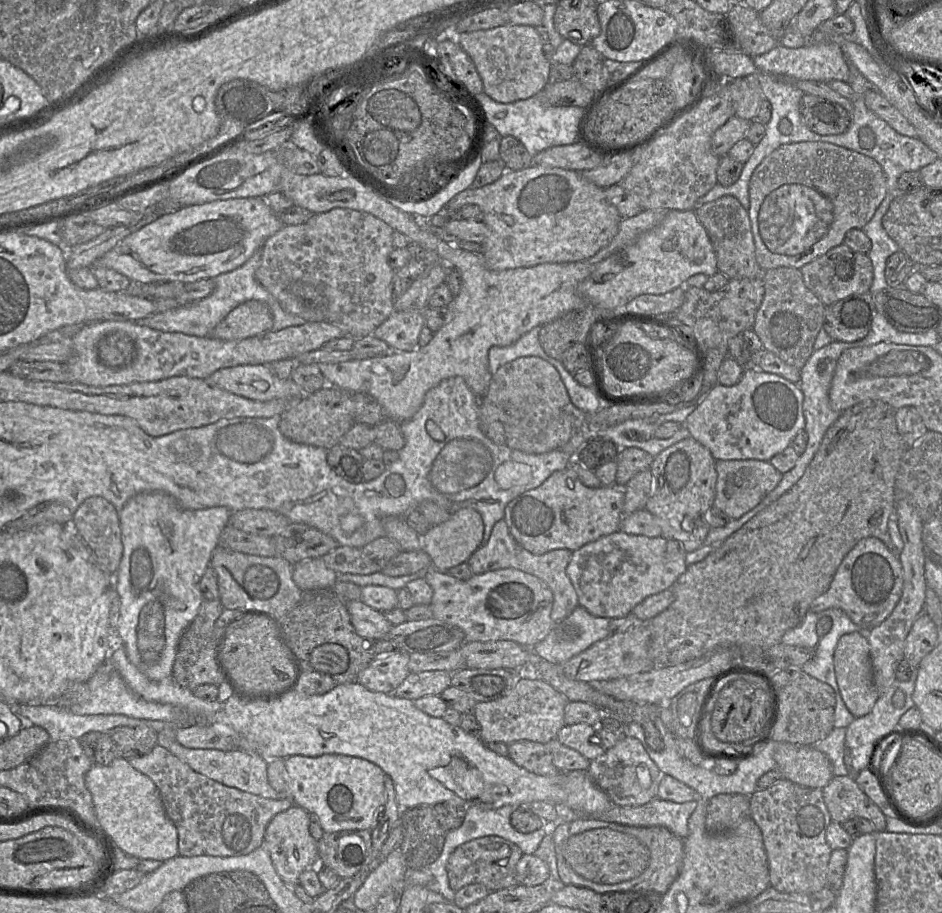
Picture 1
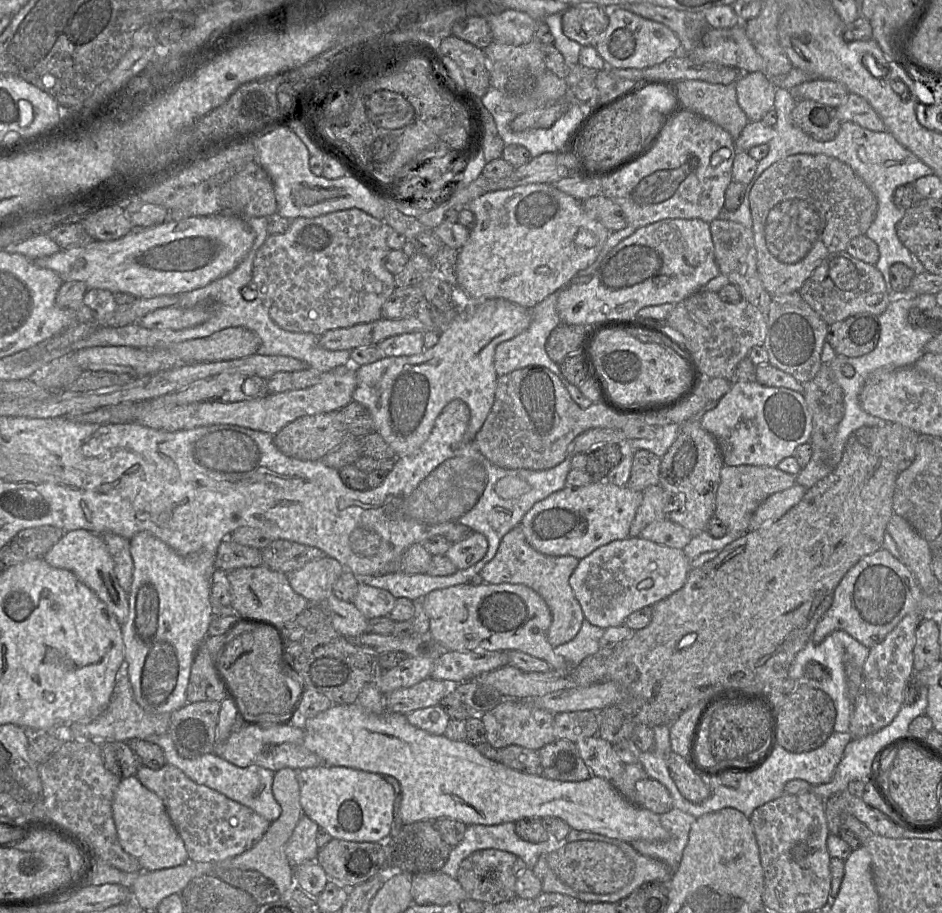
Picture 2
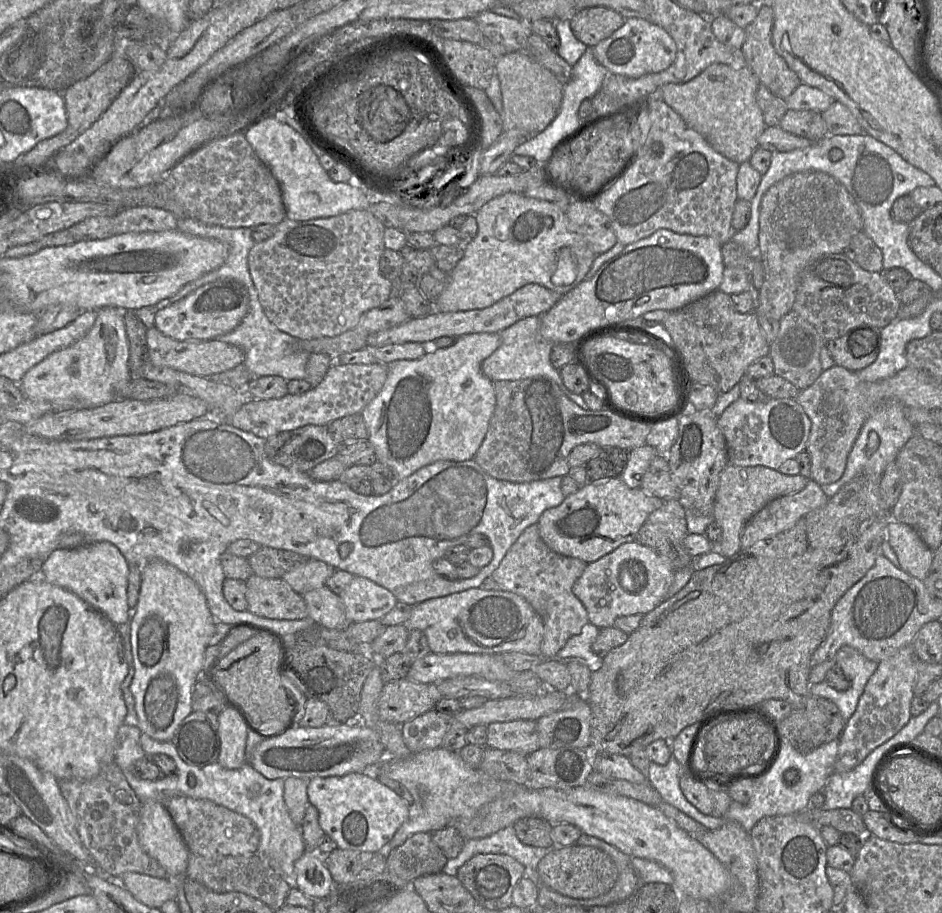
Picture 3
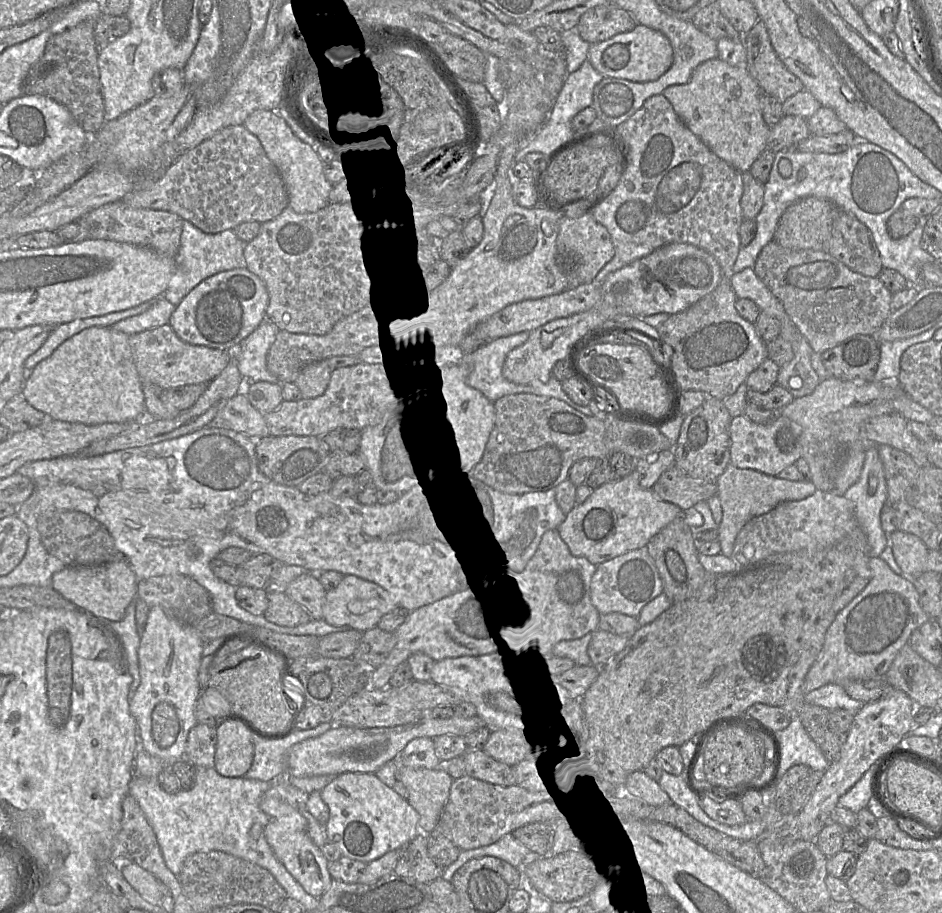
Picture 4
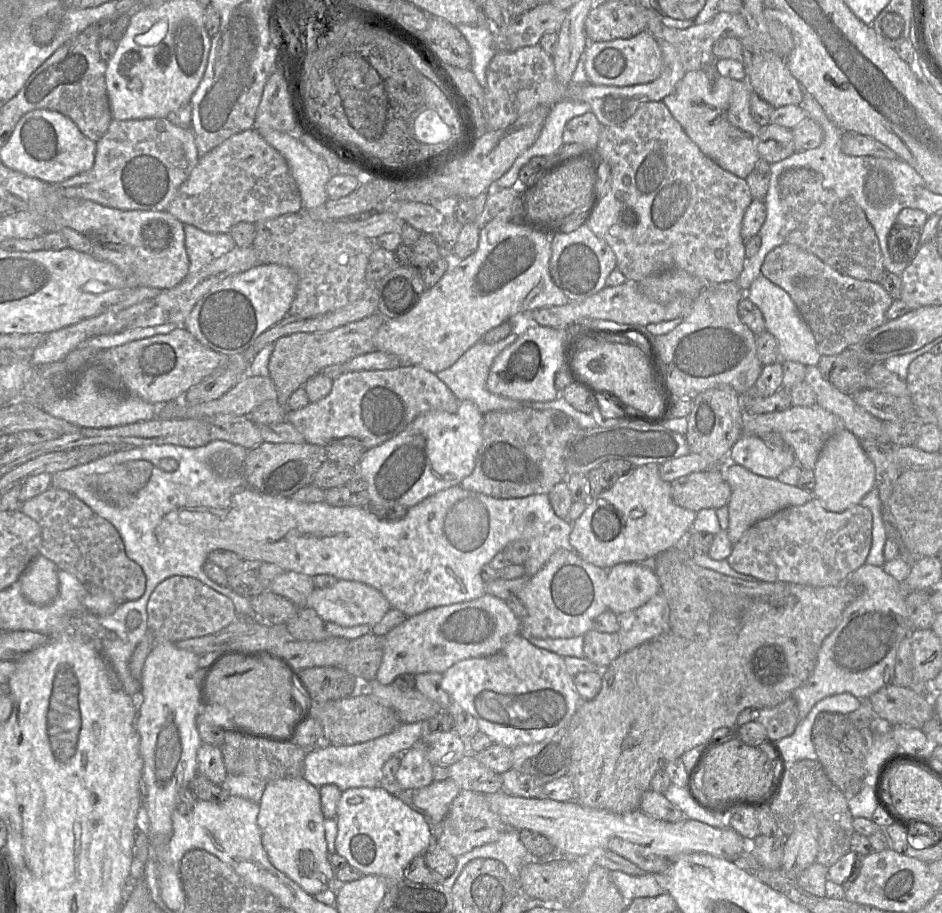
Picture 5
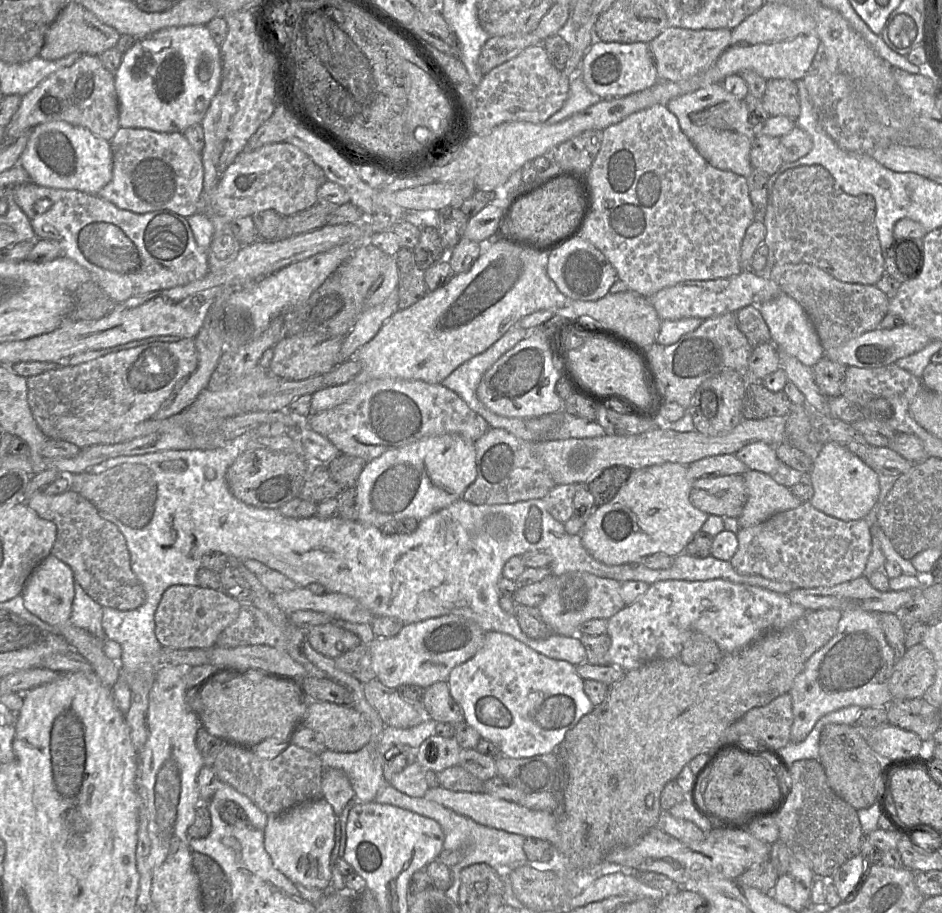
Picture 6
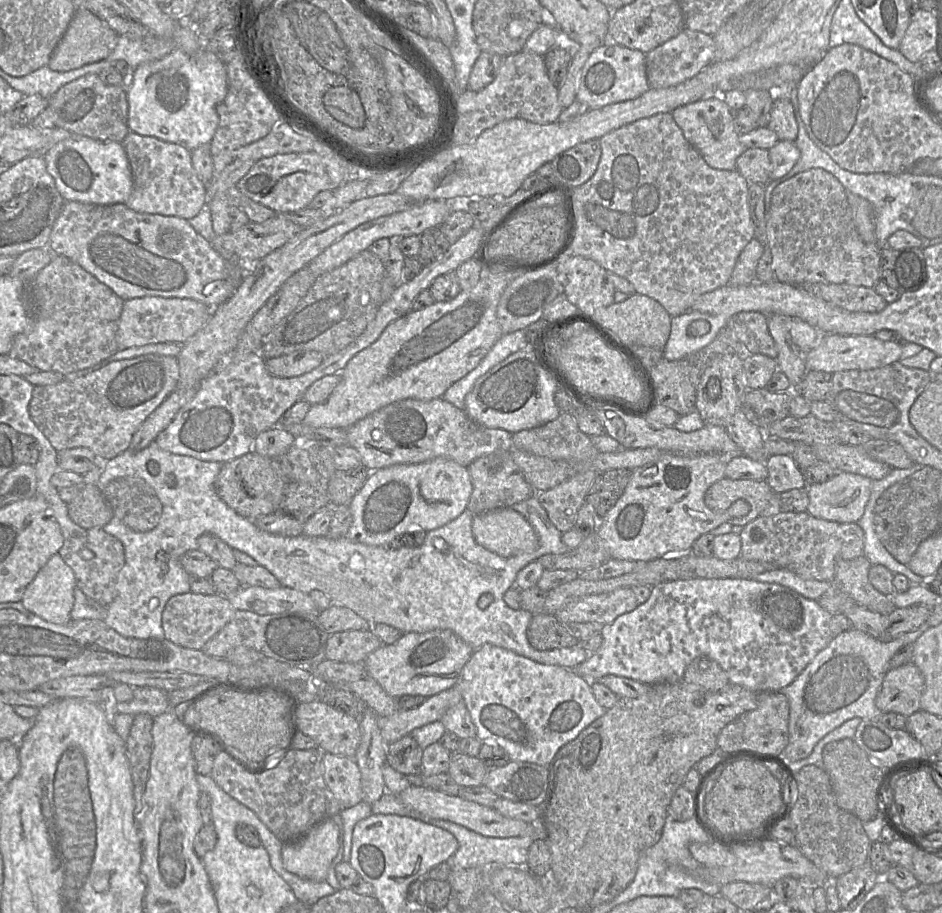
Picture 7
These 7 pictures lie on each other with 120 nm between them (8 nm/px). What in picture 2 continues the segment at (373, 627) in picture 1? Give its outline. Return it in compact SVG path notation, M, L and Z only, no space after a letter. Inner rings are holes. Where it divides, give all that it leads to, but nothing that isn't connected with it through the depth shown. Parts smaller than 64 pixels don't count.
M330 595L323 602L334 628L345 637L355 637L368 631L369 620L349 601Z

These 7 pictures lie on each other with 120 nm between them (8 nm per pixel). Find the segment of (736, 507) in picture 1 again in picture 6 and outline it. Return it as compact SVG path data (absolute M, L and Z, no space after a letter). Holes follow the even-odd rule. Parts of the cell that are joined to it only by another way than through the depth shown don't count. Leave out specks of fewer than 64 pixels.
M749 469L743 474L743 479L748 496L737 518L740 528L757 525L776 513L802 504L788 487L778 484L769 474Z

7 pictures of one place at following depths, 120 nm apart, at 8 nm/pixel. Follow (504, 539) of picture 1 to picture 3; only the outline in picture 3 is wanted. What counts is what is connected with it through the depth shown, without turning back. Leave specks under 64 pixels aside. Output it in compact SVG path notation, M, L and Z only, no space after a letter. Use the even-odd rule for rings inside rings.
M537 524L528 526L508 549L491 577L499 590L513 592L524 598L541 617L544 635L540 655L555 658L569 638L578 635L589 622L583 603L573 593L573 585L588 563L551 550L540 536Z

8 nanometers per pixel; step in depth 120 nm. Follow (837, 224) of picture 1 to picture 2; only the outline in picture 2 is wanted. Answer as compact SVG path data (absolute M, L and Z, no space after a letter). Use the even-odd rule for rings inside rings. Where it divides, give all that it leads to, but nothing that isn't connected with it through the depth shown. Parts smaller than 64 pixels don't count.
M795 154L773 163L758 177L751 187L749 192L749 203L752 215L752 230L755 241L758 273L764 288L771 297L798 292L803 283L811 276L823 259L832 253L845 251L851 239L866 233L876 216L878 208L876 196L854 173L851 167L837 158L824 154Z

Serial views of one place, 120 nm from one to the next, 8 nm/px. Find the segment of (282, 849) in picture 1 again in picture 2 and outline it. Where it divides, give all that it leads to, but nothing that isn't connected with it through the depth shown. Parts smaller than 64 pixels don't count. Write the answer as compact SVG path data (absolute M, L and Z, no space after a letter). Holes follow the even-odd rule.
M303 814L299 819L285 849L287 859L294 869L317 860L318 829L319 825L308 816Z

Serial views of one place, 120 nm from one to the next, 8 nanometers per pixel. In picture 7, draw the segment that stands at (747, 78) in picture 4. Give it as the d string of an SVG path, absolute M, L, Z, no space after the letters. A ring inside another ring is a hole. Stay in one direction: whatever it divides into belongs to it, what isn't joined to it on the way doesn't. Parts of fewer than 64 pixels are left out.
M721 94L709 95L696 102L678 107L671 113L686 140L711 168L736 170L737 159L746 147L740 142L740 133L734 122L734 112L728 107Z

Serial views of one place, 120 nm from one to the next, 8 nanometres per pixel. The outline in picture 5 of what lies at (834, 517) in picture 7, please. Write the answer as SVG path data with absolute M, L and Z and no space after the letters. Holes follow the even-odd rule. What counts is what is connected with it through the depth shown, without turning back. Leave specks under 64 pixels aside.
M844 429L831 437L822 448L814 467L814 498L819 499L823 507L831 512L843 512L851 505L860 504L862 498L875 487L875 466L863 450L860 440L850 431Z

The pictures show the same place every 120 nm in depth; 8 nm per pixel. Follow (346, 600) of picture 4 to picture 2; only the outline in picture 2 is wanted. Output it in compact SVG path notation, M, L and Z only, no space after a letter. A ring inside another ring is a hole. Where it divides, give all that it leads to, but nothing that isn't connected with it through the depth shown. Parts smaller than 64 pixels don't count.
M358 583L353 604L368 619L389 615L396 604L396 598L387 590Z

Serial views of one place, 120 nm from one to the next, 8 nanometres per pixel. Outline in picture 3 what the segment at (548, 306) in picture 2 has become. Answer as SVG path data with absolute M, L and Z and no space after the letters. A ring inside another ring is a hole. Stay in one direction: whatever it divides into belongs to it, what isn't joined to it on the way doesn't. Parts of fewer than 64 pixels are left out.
M531 316L521 319L499 332L501 345L487 359L482 362L483 374L493 383L496 381L517 381L533 377L545 377L553 380L560 390L571 400L565 392L560 371L555 369L550 361L553 343L546 341L540 334L540 316Z

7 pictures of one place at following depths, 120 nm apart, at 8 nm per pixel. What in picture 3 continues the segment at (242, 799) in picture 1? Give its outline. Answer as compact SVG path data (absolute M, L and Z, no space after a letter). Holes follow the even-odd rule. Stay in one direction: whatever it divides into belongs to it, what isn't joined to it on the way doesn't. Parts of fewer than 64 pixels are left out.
M174 796L164 803L190 854L203 857L249 856L256 853L260 833L246 816L209 800Z

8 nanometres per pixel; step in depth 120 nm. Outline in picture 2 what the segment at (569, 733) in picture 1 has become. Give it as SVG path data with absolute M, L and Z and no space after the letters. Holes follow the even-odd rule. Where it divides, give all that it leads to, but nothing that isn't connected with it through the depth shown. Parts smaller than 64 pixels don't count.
M595 735L592 737L580 739L575 744L583 761L591 770L592 775L611 781L613 778L621 773L624 763L614 752L611 743L600 738L598 735Z

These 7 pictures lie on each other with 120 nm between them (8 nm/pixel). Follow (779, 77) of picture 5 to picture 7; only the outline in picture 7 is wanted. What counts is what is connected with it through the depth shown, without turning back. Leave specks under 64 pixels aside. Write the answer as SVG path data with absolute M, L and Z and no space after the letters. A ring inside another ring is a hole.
M777 94L773 101L769 125L779 141L795 141L798 135L798 123L791 99L784 94Z

